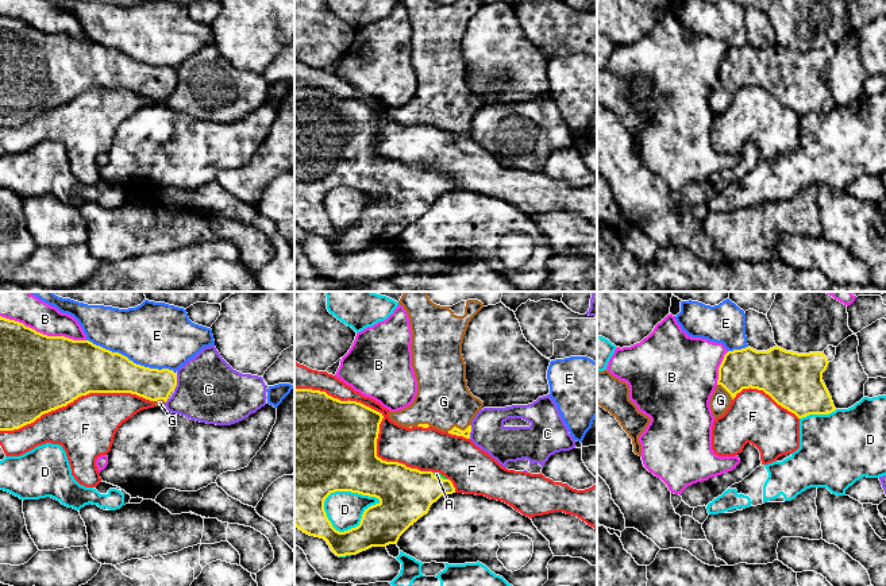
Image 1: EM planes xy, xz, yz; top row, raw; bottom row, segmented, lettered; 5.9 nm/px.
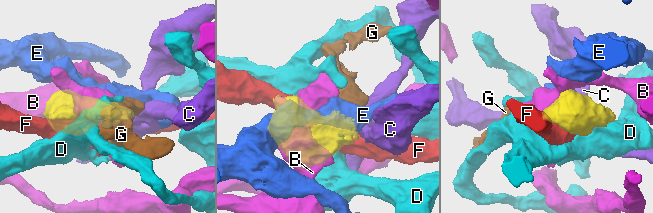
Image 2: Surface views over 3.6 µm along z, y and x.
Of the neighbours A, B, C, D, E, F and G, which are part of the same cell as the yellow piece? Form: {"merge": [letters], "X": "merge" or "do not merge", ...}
{"merge": ["A", "G"], "A": "merge", "B": "do not merge", "C": "do not merge", "D": "do not merge", "E": "do not merge", "F": "do not merge", "G": "merge"}

